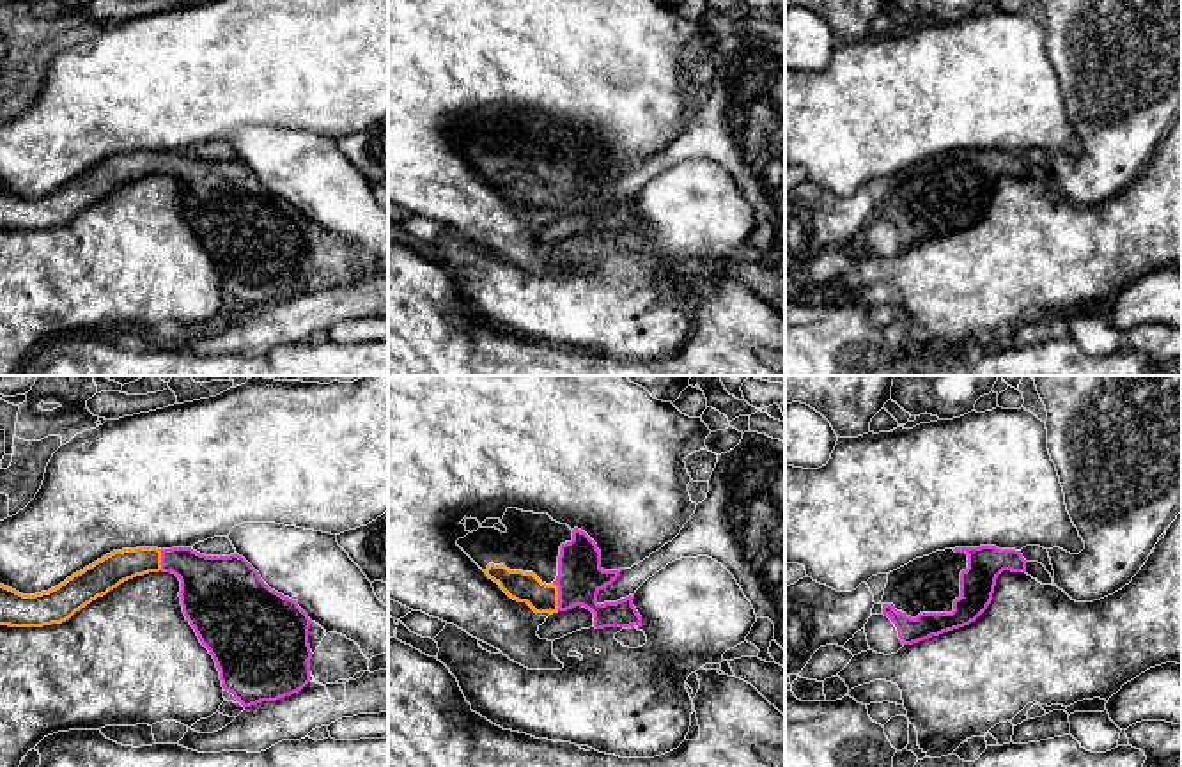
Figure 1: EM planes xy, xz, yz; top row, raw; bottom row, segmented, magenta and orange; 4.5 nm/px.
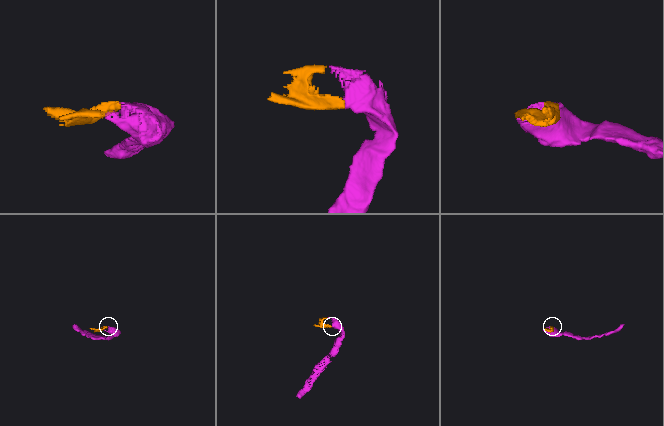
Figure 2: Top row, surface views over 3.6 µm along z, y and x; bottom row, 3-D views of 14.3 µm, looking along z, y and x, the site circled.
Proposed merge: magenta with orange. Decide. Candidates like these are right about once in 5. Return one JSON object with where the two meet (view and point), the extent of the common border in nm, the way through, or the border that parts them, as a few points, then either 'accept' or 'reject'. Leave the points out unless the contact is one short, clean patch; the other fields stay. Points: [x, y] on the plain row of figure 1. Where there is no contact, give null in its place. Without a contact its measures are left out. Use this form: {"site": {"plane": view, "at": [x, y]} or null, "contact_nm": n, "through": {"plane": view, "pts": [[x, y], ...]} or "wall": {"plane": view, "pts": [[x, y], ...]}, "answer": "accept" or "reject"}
{"site": {"plane": "xz", "at": [559, 201]}, "contact_nm": 130, "answer": "accept"}

